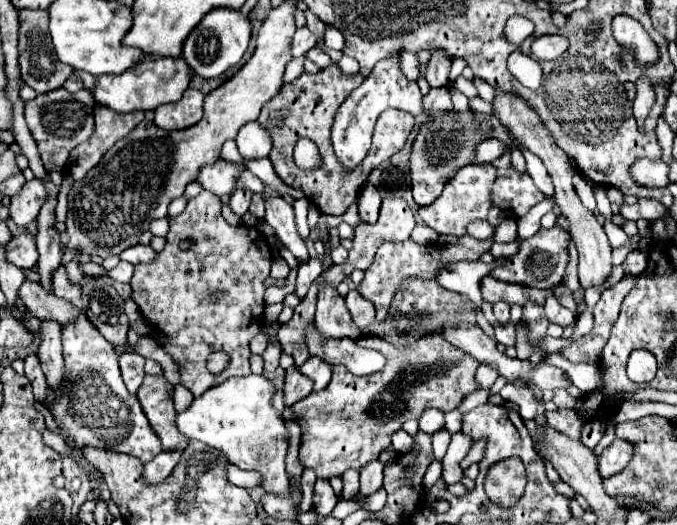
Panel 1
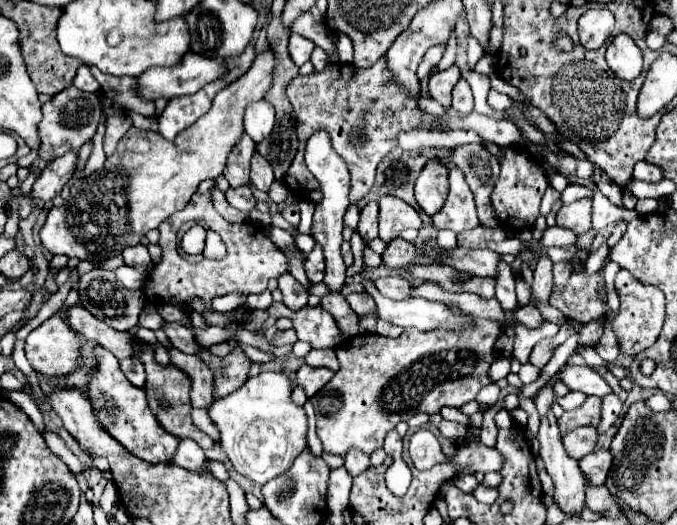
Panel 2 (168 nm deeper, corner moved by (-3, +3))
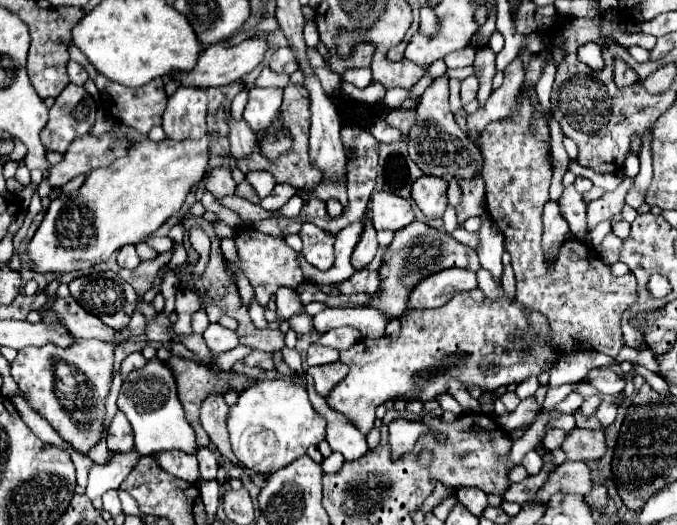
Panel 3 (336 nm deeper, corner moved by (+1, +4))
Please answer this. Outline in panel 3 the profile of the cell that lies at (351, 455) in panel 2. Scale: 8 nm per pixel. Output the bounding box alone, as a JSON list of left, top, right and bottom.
[308,385,368,461]

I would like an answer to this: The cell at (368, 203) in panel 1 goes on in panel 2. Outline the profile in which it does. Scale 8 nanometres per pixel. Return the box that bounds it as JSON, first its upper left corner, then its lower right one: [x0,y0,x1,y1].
[358,202,378,242]

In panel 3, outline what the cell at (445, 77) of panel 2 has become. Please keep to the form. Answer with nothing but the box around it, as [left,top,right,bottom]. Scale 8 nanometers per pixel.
[408,75,484,181]

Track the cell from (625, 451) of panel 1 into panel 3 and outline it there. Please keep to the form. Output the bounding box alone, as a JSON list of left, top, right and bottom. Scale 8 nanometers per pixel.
[536,461,592,503]

